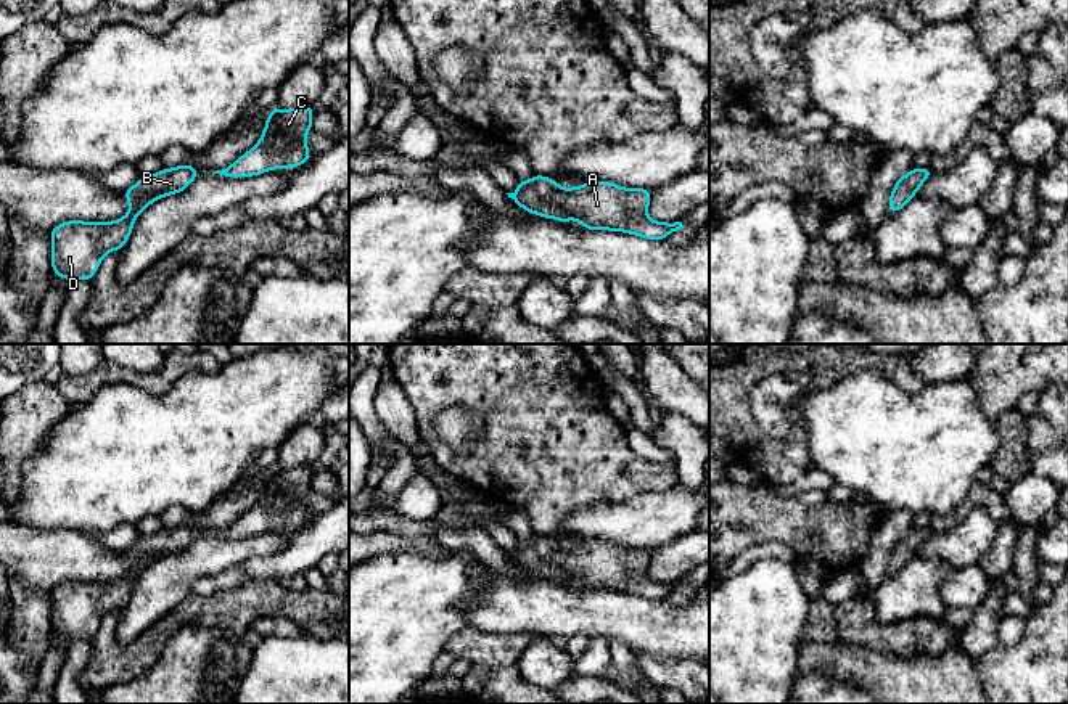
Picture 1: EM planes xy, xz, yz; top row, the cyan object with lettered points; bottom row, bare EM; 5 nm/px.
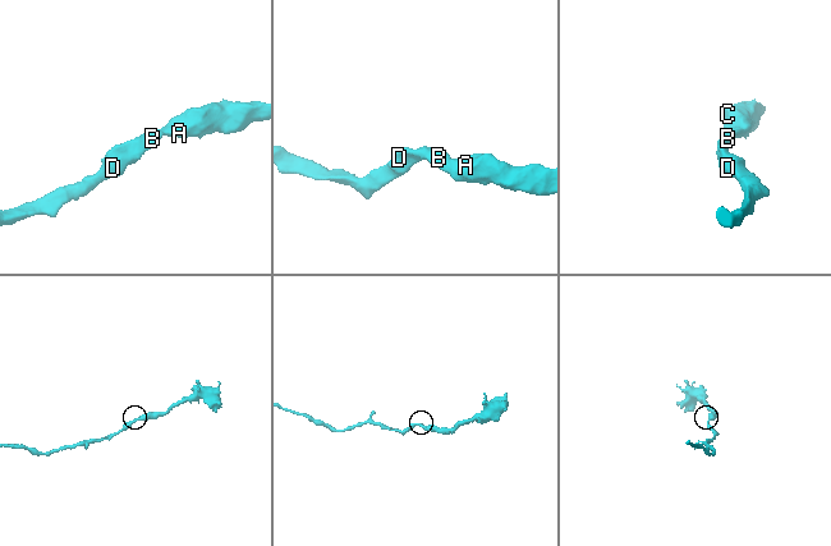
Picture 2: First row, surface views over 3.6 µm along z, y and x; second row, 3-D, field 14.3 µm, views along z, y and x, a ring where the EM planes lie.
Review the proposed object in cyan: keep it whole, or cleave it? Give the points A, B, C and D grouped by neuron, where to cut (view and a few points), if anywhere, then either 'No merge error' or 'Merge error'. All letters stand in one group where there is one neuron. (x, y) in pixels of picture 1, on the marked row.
Groups: A B C D. No split. No merge error

